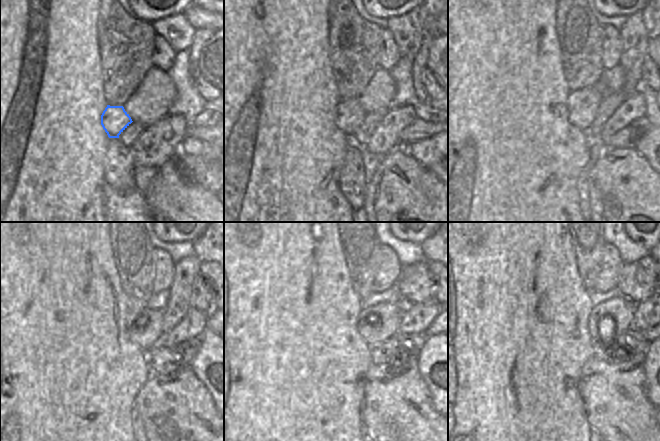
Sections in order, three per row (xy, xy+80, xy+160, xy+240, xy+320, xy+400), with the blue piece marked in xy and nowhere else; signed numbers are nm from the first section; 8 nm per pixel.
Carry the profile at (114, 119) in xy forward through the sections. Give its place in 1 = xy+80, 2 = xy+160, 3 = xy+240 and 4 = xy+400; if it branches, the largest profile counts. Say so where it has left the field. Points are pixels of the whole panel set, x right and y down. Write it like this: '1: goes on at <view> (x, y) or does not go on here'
1: goes on at xy+80 (350, 114)
2: goes on at xy+160 (582, 104)
3: goes on at xy+240 (145, 328)
4: goes on at xy+400 (619, 310)

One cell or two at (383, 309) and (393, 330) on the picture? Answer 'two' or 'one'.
one

